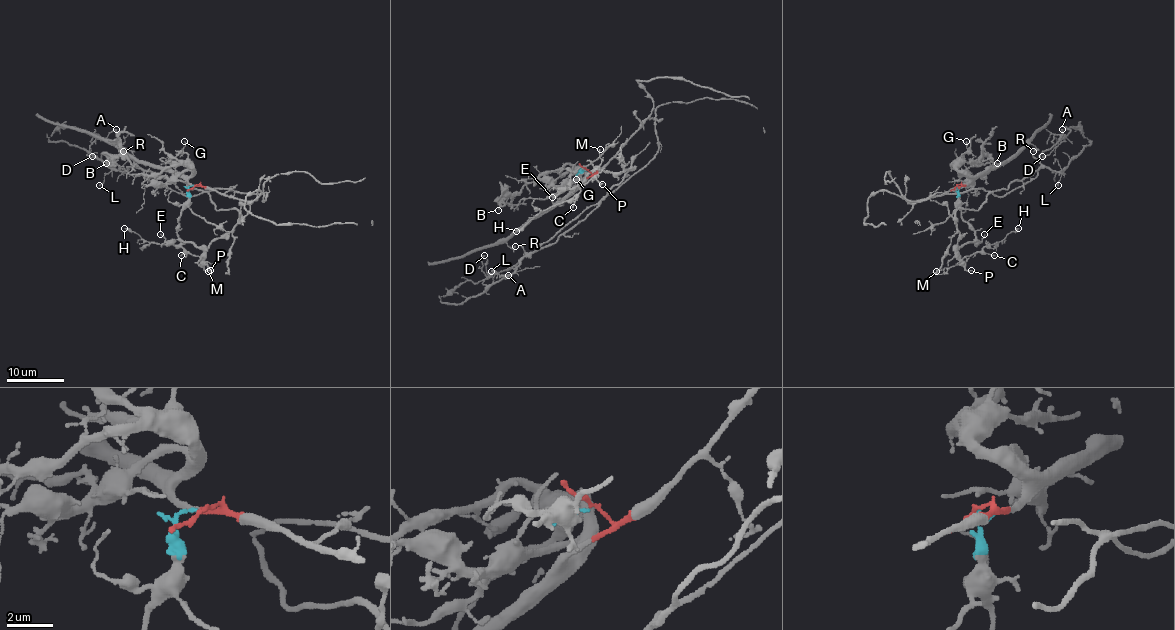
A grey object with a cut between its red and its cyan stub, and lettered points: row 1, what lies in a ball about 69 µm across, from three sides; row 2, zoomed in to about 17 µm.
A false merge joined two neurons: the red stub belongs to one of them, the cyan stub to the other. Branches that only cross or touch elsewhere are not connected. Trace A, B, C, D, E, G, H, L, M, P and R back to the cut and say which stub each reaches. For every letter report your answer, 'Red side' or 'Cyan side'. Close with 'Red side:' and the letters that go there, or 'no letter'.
A: Cyan side
B: Red side
C: Cyan side
D: Cyan side
E: Cyan side
G: Red side
H: Cyan side
L: Cyan side
M: Cyan side
P: Cyan side
R: Red side
Red side: B, G, R

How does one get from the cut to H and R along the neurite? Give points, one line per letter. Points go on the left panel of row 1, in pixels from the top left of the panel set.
H: (193, 186), (188, 187), (178, 235), (202, 251), (201, 258), (180, 246), (147, 242), (124, 228)
R: (193, 186), (199, 184), (191, 186), (173, 173), (137, 163), (123, 151)

